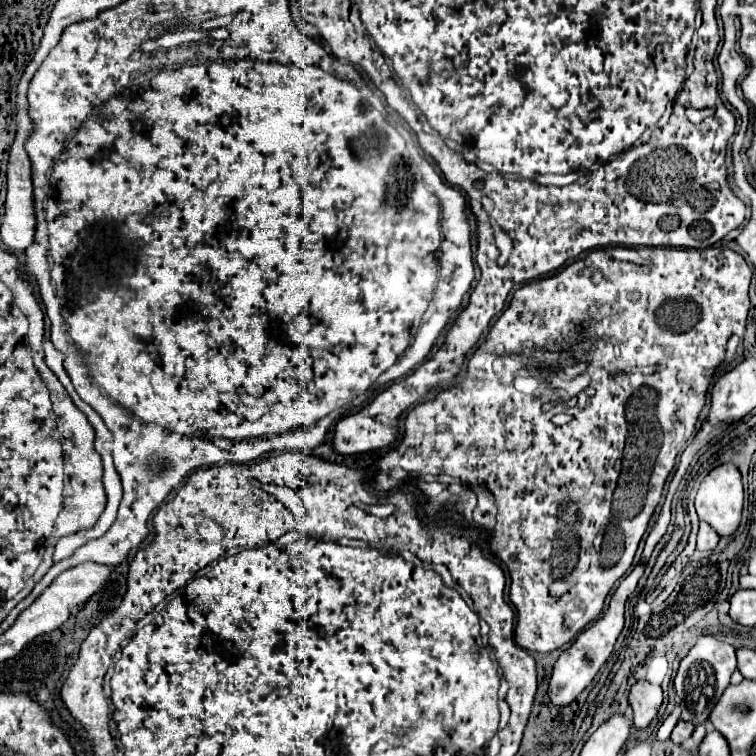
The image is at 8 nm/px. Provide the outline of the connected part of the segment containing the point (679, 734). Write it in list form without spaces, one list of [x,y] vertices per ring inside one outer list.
[[[680,720],[680,722],[676,724],[676,728],[672,730],[672,734],[670,734],[670,740],[672,740],[674,744],[682,744],[684,740],[688,740],[688,738],[690,738],[690,734],[692,734],[692,732],[694,732],[694,724]]]

